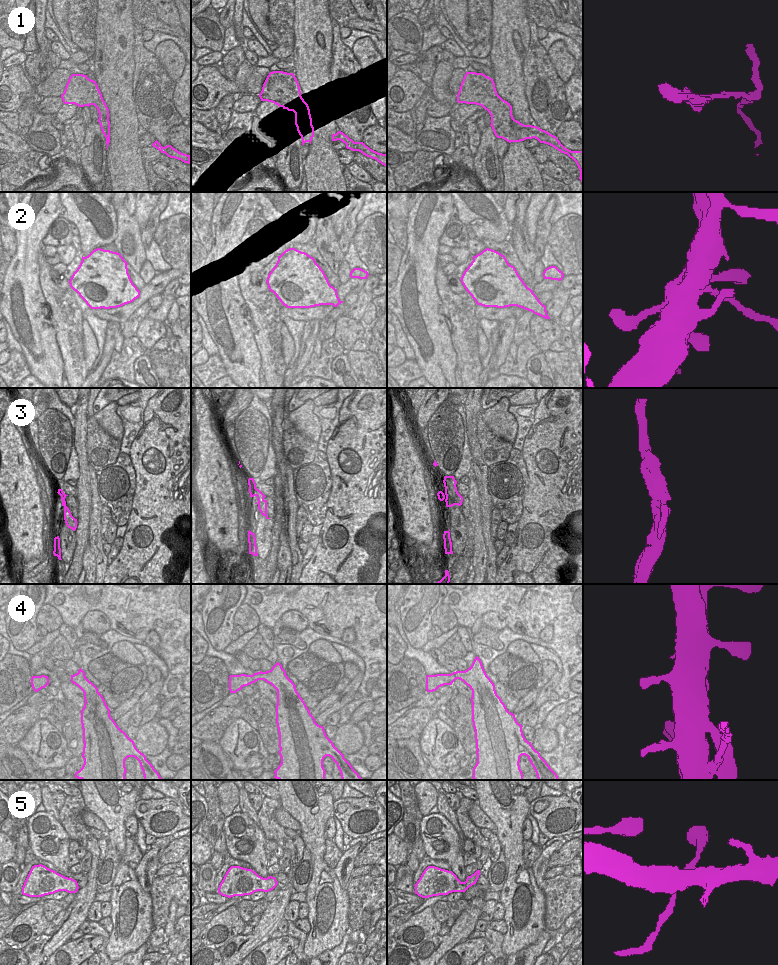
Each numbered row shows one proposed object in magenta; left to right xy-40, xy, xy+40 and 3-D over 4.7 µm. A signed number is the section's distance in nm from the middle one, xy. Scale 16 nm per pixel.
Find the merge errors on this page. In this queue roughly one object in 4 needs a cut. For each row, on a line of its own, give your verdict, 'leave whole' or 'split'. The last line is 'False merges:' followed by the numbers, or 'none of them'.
1: leave whole
2: leave whole
3: leave whole
4: leave whole
5: split
False merges: 5

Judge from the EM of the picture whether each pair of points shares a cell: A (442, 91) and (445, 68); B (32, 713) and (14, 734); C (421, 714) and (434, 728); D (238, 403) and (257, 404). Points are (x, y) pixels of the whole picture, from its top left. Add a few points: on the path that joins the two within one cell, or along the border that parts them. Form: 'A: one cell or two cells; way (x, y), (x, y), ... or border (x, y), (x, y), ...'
A: one cell; way (442, 85), (443, 74)
B: one cell; way (27, 718), (16, 729)
C: two cells; border (435, 715), (427, 723), (418, 738)
D: two cells; border (252, 398), (248, 405)

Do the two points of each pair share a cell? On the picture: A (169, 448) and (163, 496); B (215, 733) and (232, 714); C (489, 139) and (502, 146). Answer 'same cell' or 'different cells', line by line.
A: same cell
B: same cell
C: different cells

